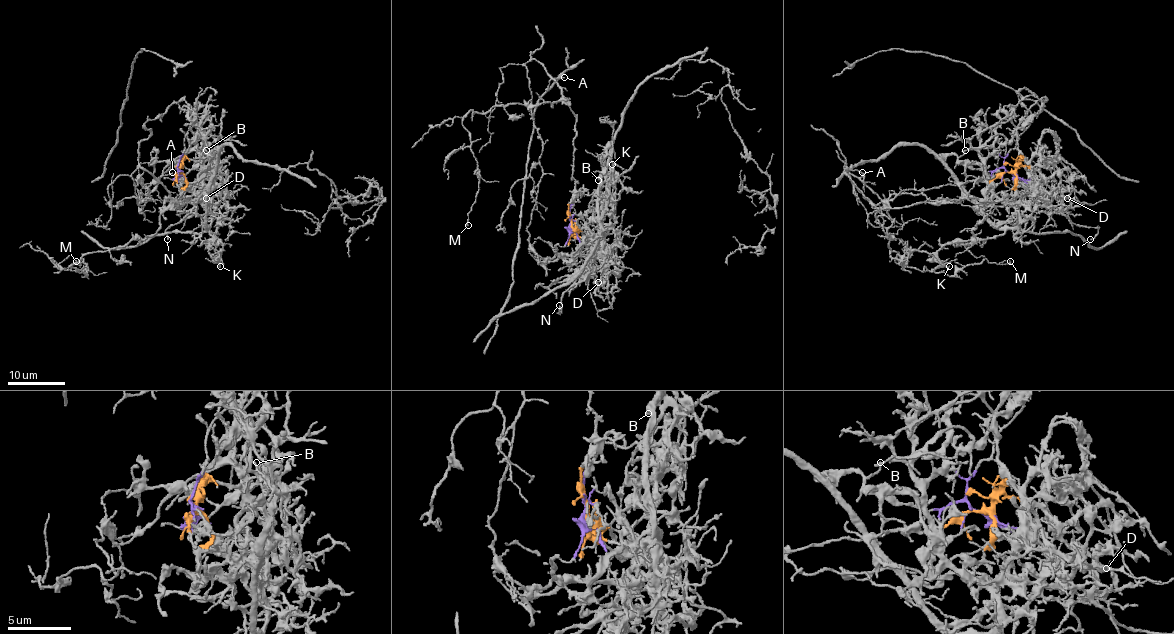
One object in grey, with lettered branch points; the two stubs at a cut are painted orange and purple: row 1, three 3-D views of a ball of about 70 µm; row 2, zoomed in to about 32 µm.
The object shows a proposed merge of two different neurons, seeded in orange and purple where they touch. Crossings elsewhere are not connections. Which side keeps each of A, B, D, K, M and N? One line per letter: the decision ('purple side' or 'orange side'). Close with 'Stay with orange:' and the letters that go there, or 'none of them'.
A: purple side
B: orange side
D: orange side
K: orange side
M: purple side
N: orange side
Stay with orange: B, D, K, N

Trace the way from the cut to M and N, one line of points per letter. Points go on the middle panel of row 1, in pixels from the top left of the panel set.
M: (571, 224), (575, 116), (555, 101), (498, 104), (462, 120), (478, 170), (468, 226)
N: (571, 224), (577, 236), (592, 244), (592, 256), (588, 274), (564, 293), (560, 306)

